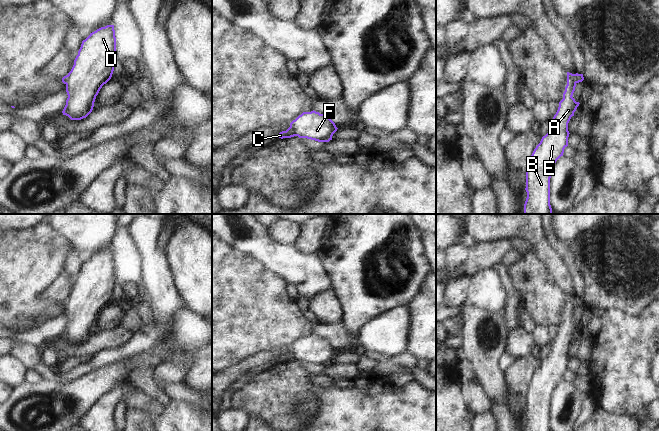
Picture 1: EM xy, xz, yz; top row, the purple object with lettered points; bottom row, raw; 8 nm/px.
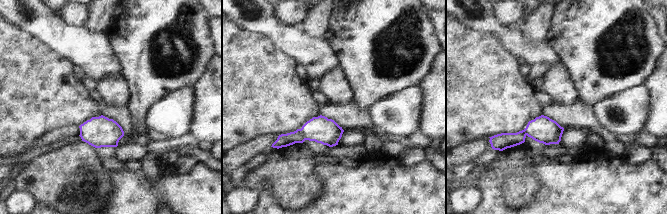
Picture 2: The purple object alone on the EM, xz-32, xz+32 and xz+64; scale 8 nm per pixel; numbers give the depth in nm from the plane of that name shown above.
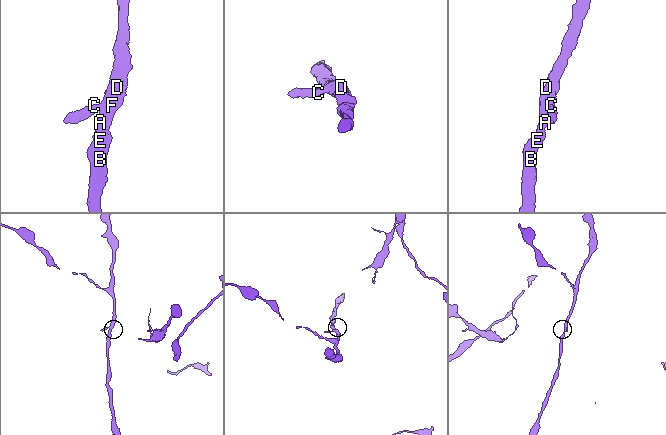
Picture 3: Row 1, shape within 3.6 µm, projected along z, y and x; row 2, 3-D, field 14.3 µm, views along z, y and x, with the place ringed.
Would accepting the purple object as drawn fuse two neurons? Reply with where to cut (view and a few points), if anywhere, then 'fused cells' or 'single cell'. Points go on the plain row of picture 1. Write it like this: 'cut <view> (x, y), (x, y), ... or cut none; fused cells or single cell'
cut xz (291, 346), (291, 352), (295, 359); fused cells

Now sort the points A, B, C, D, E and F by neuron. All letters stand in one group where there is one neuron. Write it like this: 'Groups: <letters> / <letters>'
Groups: A B D E F / C

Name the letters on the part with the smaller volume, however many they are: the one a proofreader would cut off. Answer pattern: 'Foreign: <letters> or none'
Foreign: C

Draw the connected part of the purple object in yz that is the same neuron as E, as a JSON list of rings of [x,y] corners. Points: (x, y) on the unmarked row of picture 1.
[[[567,296],[567,309],[552,343],[552,351],[542,361],[530,381],[526,394],[527,422],[524,431],[551,431],[552,393],[568,370],[568,347],[580,328],[572,321],[576,311],[575,299]]]

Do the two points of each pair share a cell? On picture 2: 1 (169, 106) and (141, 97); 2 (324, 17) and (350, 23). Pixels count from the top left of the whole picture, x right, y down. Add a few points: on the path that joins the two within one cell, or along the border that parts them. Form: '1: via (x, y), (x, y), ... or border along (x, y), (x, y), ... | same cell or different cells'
1: border along (179, 89), (157, 102), (146, 122) | different cells
2: border along (335, 10), (330, 20), (329, 30), (324, 35) | different cells

